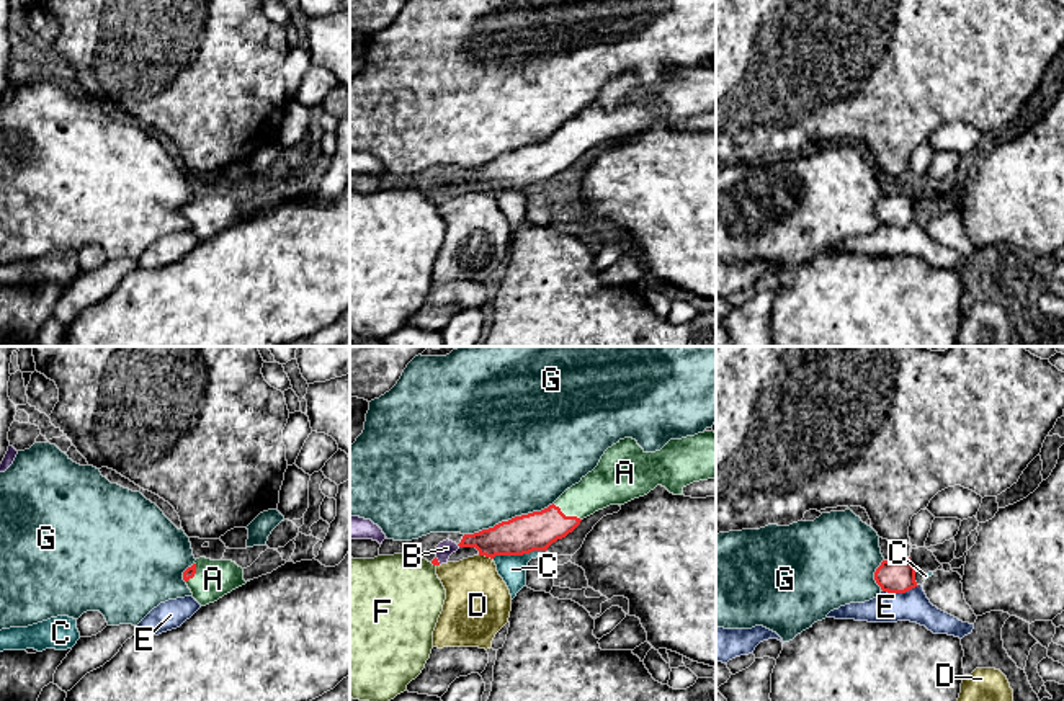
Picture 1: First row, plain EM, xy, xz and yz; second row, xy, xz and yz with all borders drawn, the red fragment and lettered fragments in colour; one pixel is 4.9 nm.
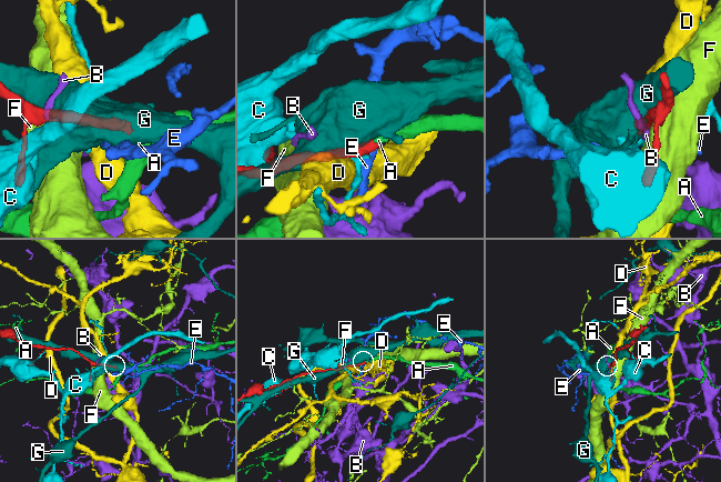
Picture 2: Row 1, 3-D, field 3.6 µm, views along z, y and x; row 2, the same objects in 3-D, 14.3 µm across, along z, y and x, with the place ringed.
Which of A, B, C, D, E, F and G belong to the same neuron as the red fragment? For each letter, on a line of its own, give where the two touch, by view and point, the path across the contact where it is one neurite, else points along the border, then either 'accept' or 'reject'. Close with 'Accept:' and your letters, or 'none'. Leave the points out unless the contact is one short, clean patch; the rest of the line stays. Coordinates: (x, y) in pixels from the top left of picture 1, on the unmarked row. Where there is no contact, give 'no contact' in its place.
A: contact xz (567, 151); way xz (522, 169), (567, 151), (590, 128), (607, 118); accept
B: contact xz (437, 195); reject
C: contact xz (518, 188); reject
D: contact xz (486, 190); border xz (479, 188), (492, 193); reject
E: contact yz (901, 226); border yz (919, 219), (904, 226), (883, 226); reject
F: contact xz (433, 198); reject
G: contact xz (509, 154); reject
Accept: A

